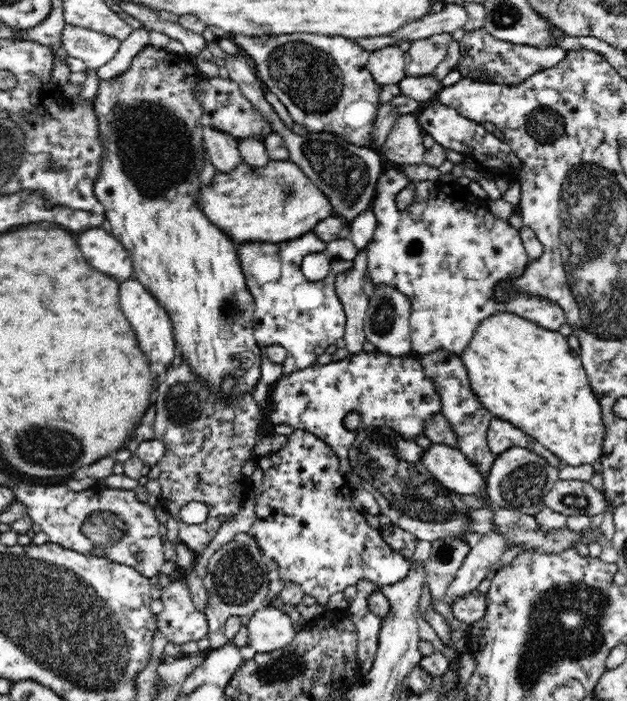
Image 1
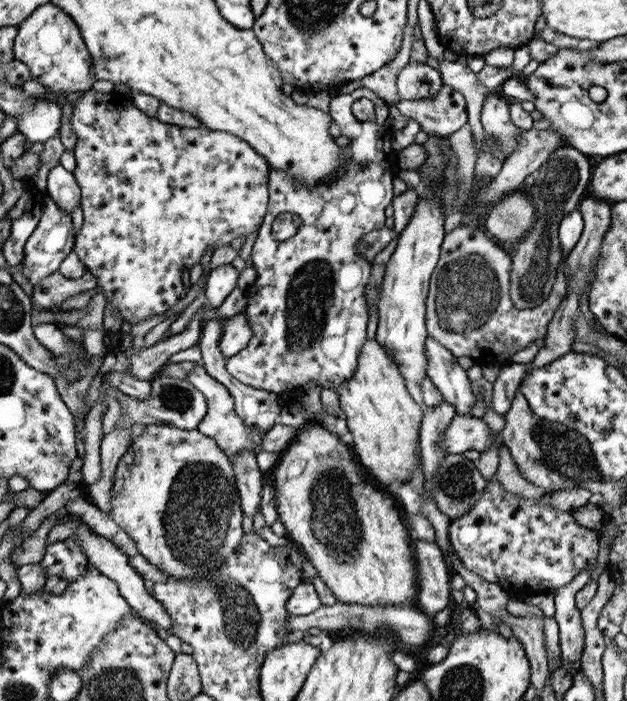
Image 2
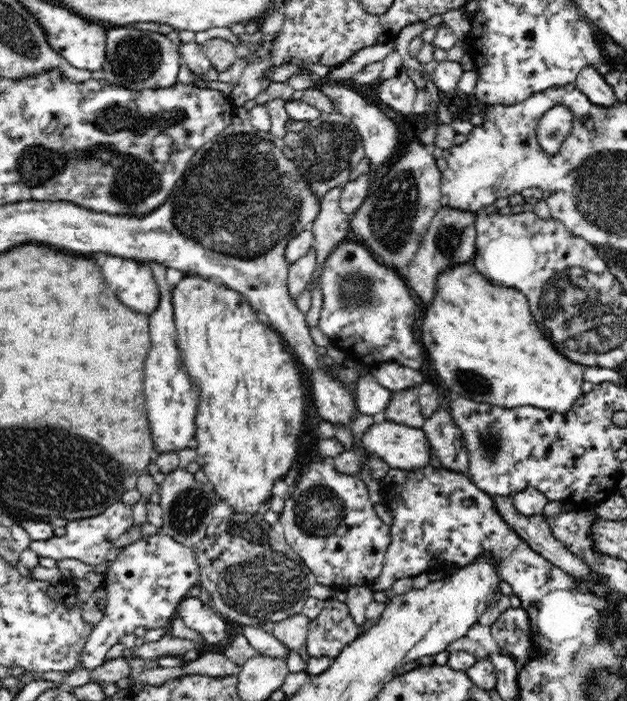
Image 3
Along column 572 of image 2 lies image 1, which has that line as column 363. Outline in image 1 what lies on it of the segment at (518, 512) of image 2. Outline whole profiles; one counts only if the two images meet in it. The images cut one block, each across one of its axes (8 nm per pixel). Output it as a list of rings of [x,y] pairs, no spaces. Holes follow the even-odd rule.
[[[294,429],[294,432],[287,438],[287,444],[284,445],[280,451],[270,454],[272,467],[268,468],[268,470],[264,472],[264,476],[262,476],[262,494],[260,494],[260,497],[256,500],[256,519],[251,526],[252,534],[254,534],[254,538],[256,538],[258,542],[258,547],[260,547],[260,551],[262,551],[264,561],[272,568],[273,575],[282,579],[285,583],[293,582],[300,585],[305,594],[314,598],[315,604],[321,604],[322,606],[327,606],[327,602],[332,594],[343,591],[345,588],[348,588],[348,586],[356,585],[358,580],[369,580],[377,587],[401,581],[408,574],[409,568],[412,566],[413,562],[410,558],[406,558],[397,551],[394,551],[394,549],[382,539],[379,529],[372,528],[372,526],[366,523],[363,512],[358,510],[353,503],[353,492],[355,487],[350,485],[347,478],[341,474],[339,458],[332,451],[332,448],[326,442],[323,442],[320,438],[317,438],[314,434],[306,430]]]

